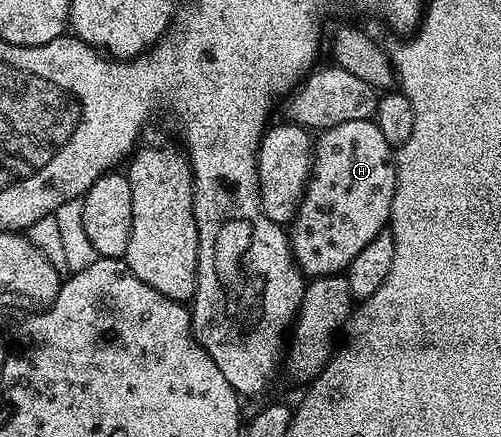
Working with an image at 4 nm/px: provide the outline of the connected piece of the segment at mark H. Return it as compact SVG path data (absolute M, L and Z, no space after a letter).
M375 119L339 122L339 126L324 129L316 137L309 165L309 180L305 183L301 204L287 228L293 261L306 277L344 273L351 258L355 258L355 254L359 254L359 250L363 250L363 246L367 246L371 238L386 231L391 202L395 198L396 181L395 149L387 144Z

